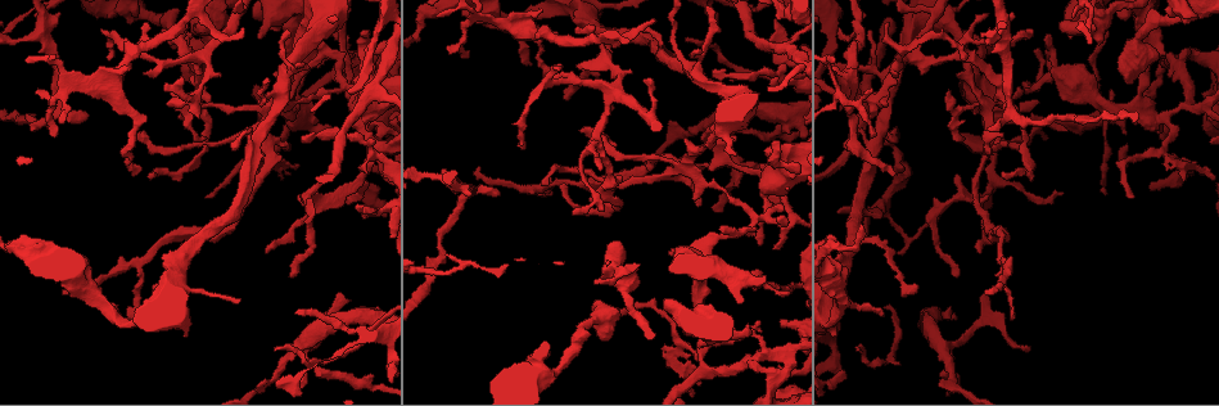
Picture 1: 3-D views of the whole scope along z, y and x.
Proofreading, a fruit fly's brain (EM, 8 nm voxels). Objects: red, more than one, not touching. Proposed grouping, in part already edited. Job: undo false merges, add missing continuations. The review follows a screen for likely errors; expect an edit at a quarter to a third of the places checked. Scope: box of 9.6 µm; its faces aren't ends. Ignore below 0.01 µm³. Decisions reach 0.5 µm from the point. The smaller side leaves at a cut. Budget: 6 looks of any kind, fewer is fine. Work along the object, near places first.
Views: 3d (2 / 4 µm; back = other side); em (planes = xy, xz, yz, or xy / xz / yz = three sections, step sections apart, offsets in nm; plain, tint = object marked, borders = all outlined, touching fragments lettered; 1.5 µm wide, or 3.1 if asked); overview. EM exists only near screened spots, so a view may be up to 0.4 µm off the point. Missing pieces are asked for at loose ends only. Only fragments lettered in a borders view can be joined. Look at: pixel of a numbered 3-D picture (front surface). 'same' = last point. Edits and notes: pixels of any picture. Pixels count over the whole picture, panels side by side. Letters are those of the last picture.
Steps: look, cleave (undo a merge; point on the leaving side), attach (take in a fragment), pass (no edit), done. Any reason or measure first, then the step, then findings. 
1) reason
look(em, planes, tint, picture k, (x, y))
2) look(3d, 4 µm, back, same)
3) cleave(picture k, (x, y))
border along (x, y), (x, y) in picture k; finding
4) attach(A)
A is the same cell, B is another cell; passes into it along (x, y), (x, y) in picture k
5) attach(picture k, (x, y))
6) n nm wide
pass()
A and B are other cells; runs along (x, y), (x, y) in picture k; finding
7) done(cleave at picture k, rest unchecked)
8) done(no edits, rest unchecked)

look(em, planes, borders, picture 1, (1068, 130))

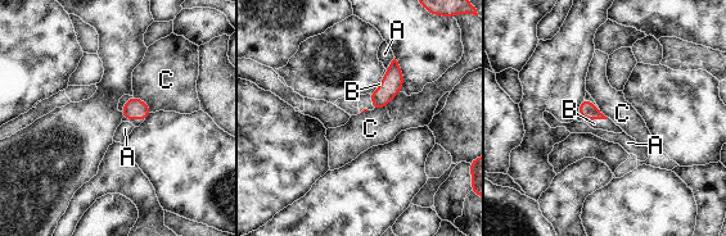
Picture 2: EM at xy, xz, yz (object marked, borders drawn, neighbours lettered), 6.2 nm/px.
attach(B)
B is the same cell, A and C are other cells; it goes on there

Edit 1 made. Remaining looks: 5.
look(overview)

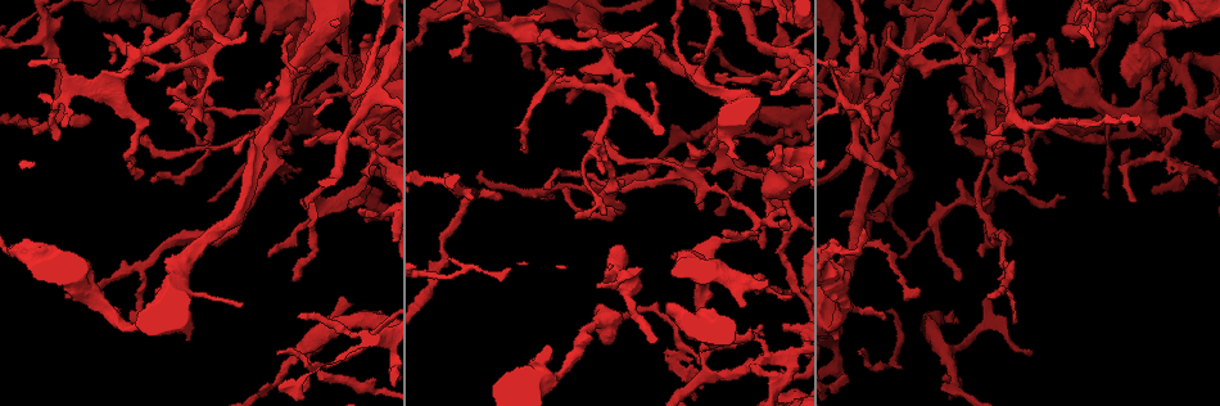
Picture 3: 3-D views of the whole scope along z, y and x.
branch stops here
look(3d, 4 µm, picture 3, (959, 178))

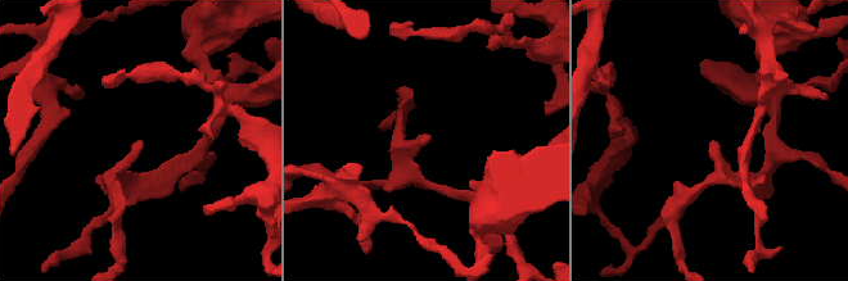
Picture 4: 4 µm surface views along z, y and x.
look(em, yz, step 4, tint, picture 4, (139, 142))

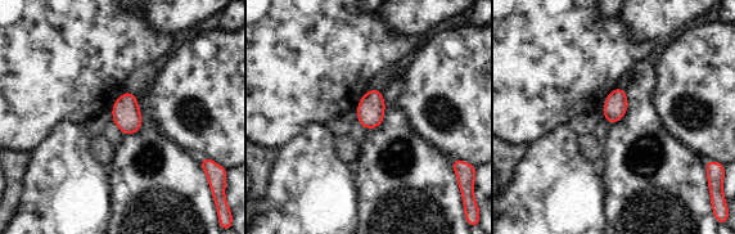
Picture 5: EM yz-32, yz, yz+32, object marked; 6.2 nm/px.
cut it another way
look(em, planes, borders, same)

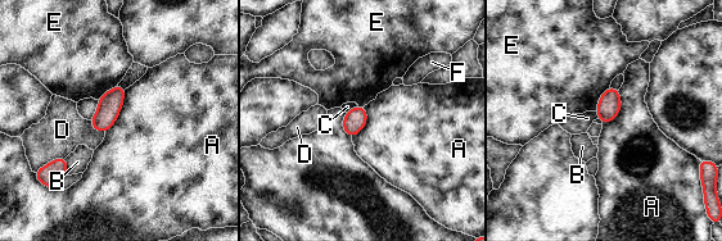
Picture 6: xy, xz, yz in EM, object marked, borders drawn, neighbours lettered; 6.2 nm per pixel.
140 nm wide
pass()
A, B, C, D, E and F are other cells; border along (609, 86), (601, 95), (595, 110) in picture 6; no lettered fragment goes on from it

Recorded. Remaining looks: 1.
done(attach at picture 2, rest unchecked)

